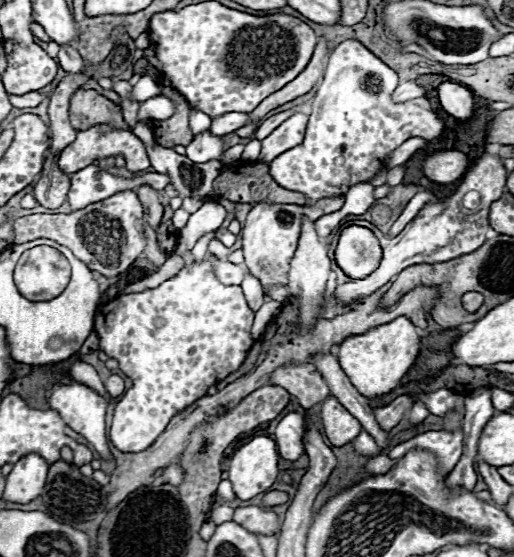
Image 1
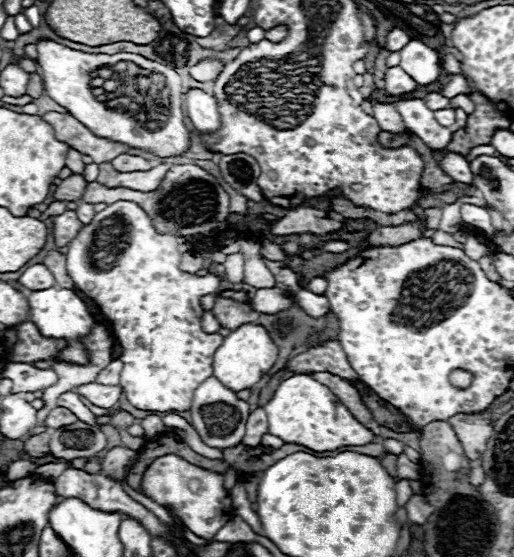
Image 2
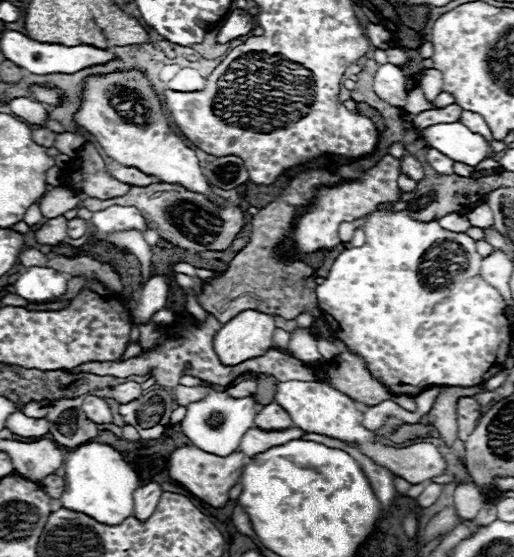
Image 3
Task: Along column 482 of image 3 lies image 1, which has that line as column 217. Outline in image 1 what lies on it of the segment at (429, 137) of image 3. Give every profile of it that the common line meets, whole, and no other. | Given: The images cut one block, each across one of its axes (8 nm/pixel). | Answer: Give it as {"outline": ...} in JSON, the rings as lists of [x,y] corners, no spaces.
{"outline":[[[204,132],[200,136],[196,136],[188,146],[186,146],[186,156],[196,162],[196,164],[204,164],[208,160],[218,160],[222,154],[226,152],[224,148],[224,140],[218,136],[212,136],[212,132]]]}

